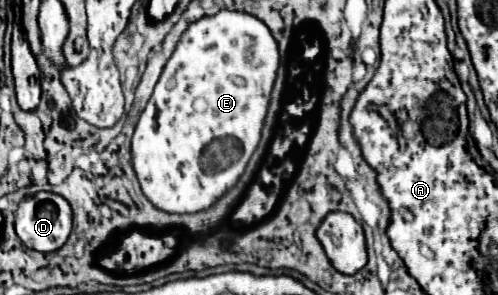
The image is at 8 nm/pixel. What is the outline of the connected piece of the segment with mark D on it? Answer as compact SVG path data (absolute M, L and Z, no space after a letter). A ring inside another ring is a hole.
M38 192L20 202L16 210L16 234L22 244L38 252L54 252L62 248L72 232L72 208L70 204L52 192Z

